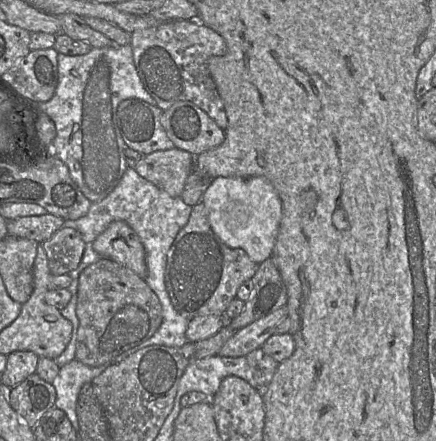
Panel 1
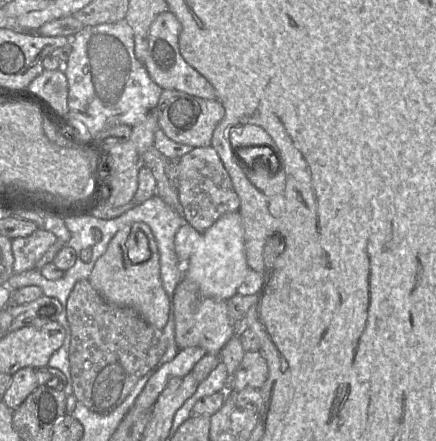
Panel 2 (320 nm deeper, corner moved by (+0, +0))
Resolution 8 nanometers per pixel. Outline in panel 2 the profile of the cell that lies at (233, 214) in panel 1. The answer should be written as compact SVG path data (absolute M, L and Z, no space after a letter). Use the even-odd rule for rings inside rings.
M239 211L221 216L206 230L196 251L183 266L184 277L193 282L206 297L227 301L237 293L249 272L244 247L244 229Z

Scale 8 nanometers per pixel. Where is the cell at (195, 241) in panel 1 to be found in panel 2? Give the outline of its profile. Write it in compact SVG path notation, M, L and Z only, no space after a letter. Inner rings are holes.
M187 278L177 285L173 298L175 341L178 348L201 347L209 354L220 354L223 347L238 331L239 326L228 313L227 301L204 296Z

